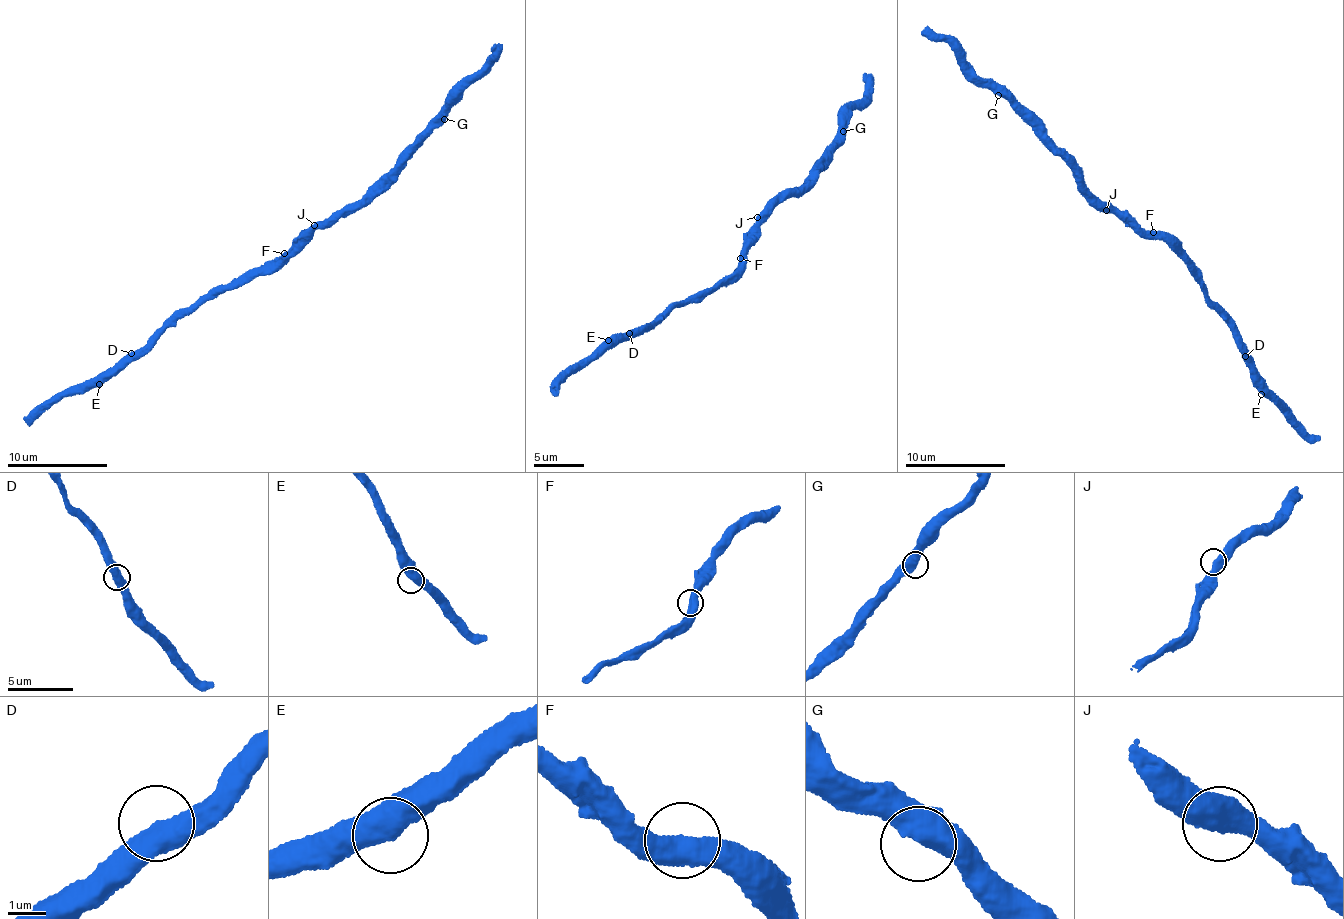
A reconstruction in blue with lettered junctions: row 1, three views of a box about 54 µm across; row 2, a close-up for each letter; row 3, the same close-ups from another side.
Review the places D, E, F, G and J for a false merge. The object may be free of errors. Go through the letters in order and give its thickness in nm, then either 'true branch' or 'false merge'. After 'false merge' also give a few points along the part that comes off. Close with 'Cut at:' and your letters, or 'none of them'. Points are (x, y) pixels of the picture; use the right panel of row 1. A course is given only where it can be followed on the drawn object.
D: 500 nm thick; true branch
E: 550 nm thick; true branch
F: 500 nm thick; true branch
G: 500 nm thick; true branch
J: 500 nm thick; true branch
Cut at: none of them

